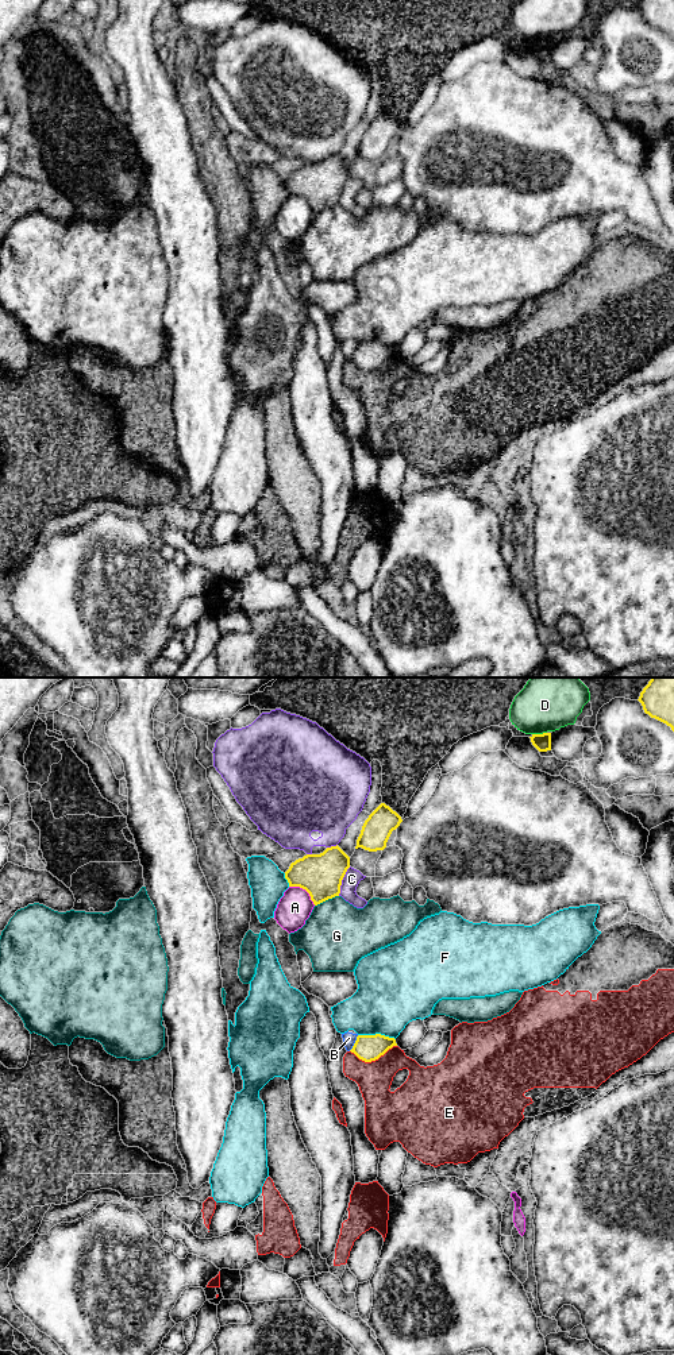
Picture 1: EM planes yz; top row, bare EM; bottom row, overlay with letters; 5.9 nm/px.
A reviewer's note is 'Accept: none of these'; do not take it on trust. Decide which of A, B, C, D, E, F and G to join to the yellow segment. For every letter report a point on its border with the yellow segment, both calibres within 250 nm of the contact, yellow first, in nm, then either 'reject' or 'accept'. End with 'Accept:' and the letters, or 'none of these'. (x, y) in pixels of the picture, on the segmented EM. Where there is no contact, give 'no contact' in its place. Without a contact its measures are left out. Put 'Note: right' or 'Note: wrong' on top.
Note: right
A: meets yellow in yz at (304, 888); 260 nm thick on the yellow side, 200 nm on the other; reject
B: meets yellow in yz at (354, 1043); 160 nm thick on the yellow side, 80 nm on the other; reject
C: meets yellow in yz at (341, 881); 260 nm thick on the yellow side, 100 nm on the other; reject
D: meets yellow in yz at (539, 734); 100 nm thick on the yellow side, 360 nm on the other; reject
E: meets yellow in yz at (373, 1060); 160 nm thick on the yellow side, 200 nm on the other; reject
F: meets yellow in yz at (377, 1034); 160 nm thick on the yellow side, 400 nm on the other; reject
G: meets yellow in yz at (326, 899); 260 nm thick on the yellow side, 400 nm on the other; reject
Accept: none of these

